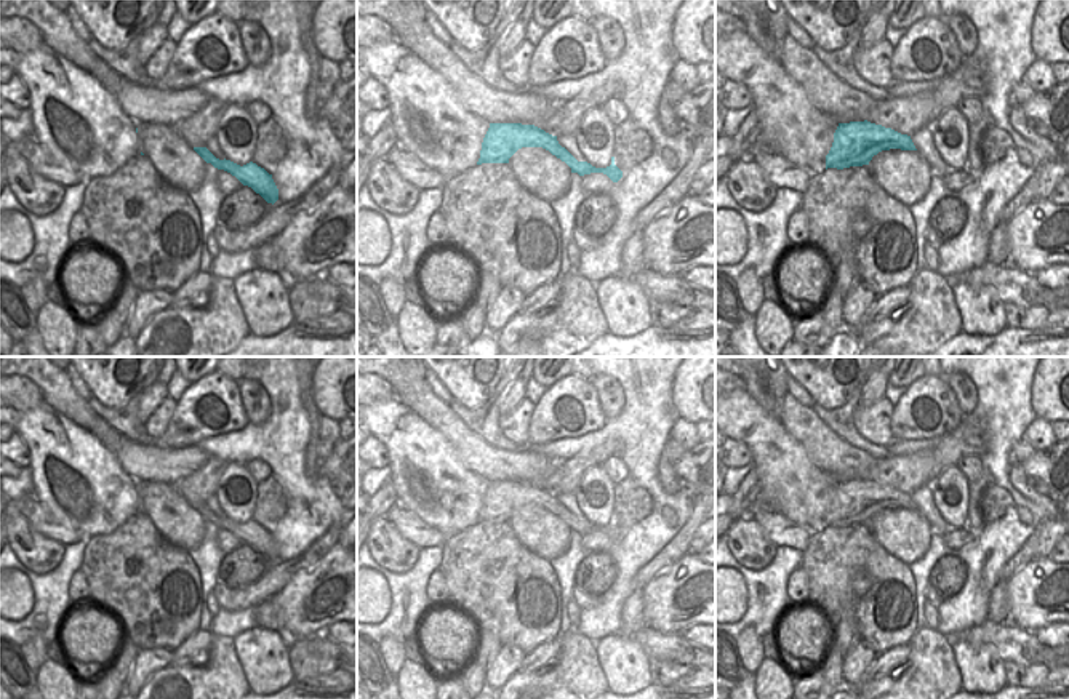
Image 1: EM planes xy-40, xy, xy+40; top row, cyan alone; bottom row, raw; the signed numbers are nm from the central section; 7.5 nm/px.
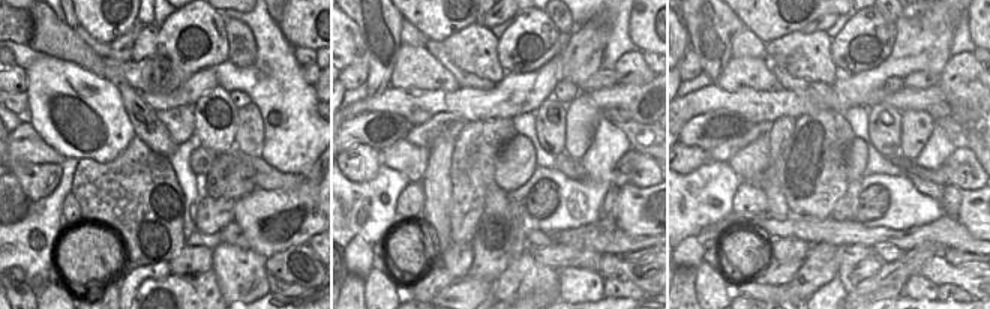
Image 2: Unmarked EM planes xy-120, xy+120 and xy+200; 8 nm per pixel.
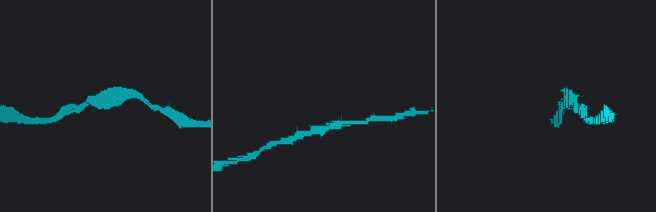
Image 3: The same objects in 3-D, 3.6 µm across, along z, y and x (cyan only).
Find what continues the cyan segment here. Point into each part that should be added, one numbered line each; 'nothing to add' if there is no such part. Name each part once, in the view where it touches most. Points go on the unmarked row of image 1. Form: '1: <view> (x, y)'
nothing to add.

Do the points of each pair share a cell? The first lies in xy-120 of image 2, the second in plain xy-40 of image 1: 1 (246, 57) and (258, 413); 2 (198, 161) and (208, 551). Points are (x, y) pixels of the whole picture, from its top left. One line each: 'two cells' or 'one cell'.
1: one cell
2: two cells

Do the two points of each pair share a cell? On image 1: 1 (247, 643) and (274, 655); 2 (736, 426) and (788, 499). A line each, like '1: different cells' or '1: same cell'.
1: same cell
2: same cell

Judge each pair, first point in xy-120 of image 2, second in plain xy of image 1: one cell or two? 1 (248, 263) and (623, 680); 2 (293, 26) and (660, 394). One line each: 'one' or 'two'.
1: one
2: two

